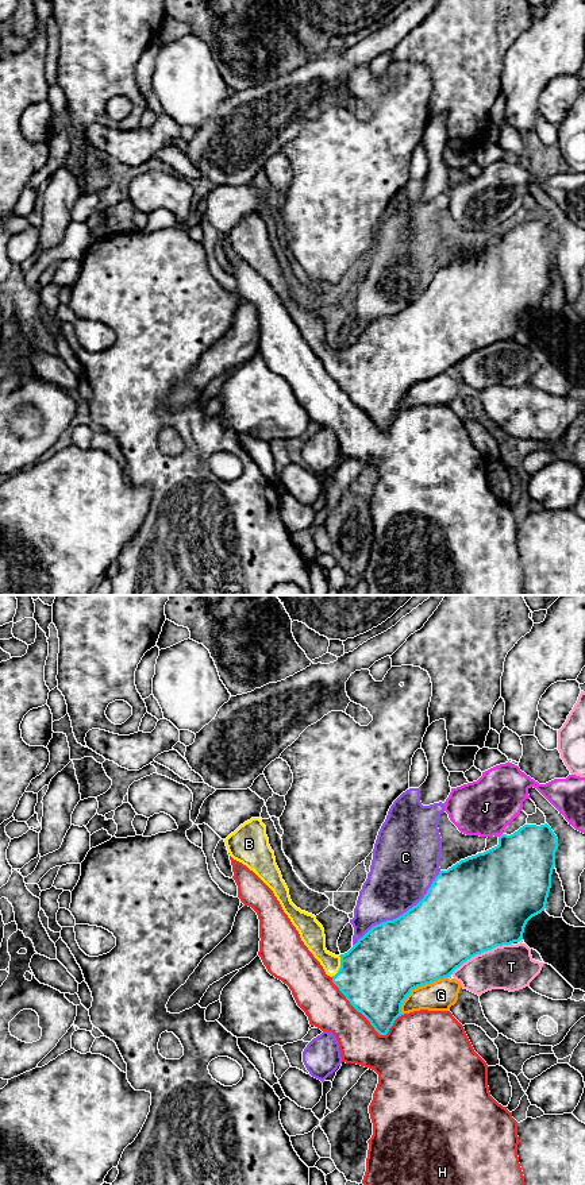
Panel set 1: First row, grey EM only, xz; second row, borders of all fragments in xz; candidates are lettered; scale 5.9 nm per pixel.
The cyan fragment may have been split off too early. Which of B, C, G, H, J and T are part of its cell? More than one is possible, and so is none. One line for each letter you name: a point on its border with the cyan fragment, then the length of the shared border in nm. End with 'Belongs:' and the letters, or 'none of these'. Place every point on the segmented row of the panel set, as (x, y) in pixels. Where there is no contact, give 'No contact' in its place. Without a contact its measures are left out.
B: Touches cyan at xz (341, 967). Shared border 140 nm
Belongs: B

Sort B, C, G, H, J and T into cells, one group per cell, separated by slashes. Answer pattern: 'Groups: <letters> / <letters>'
Groups: B / C / G / H / J / T

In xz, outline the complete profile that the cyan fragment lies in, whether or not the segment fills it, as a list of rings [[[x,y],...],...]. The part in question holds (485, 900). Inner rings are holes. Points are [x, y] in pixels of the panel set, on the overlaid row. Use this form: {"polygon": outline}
{"polygon": [[[251,818],[224,842],[230,856],[273,891],[326,974],[380,1035],[386,1035],[403,1015],[401,1004],[412,989],[449,977],[477,954],[523,939],[527,922],[546,908],[558,849],[558,838],[547,823],[524,825],[511,835],[501,834],[497,846],[440,871],[416,906],[393,920],[373,926],[347,953],[335,956],[326,949],[324,929],[316,916],[292,903],[262,821]]]}

